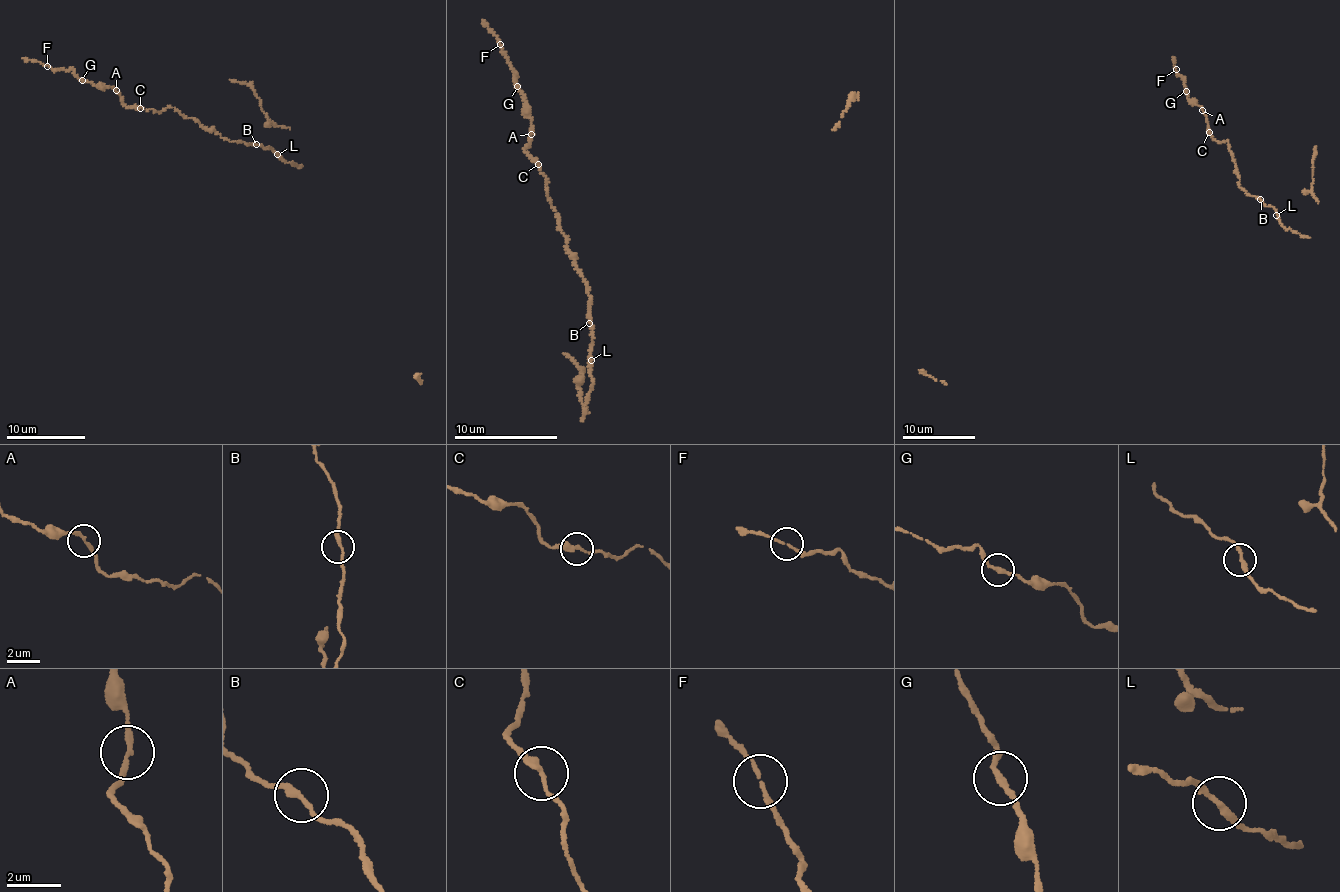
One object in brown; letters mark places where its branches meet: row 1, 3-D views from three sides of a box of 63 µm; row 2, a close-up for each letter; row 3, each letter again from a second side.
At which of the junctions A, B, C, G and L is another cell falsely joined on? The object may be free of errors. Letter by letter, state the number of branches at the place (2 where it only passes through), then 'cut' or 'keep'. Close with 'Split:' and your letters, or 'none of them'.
A: 2 branches meet; keep
B: 2 branches meet; keep
C: 2 branches meet; keep
G: 2 branches meet; keep
L: 2 branches meet; keep
Split: none of them

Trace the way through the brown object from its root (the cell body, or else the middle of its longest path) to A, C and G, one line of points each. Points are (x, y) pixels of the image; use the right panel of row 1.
A: (1245, 193), (1240, 187), (1227, 142), (1214, 139), (1203, 110)
C: (1245, 193), (1240, 187), (1227, 142), (1216, 141), (1209, 132)
G: (1245, 193), (1240, 187), (1227, 142), (1214, 139), (1200, 107), (1190, 103), (1185, 91)

